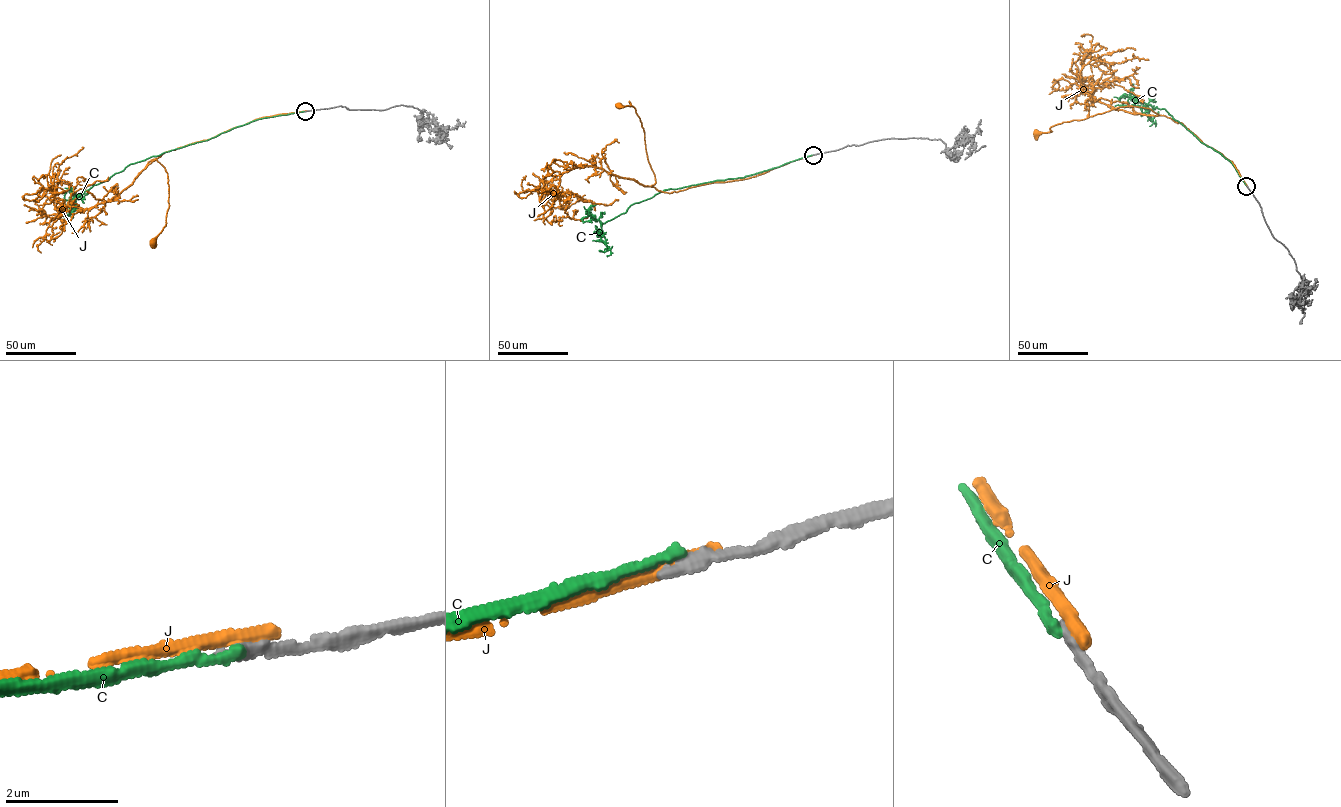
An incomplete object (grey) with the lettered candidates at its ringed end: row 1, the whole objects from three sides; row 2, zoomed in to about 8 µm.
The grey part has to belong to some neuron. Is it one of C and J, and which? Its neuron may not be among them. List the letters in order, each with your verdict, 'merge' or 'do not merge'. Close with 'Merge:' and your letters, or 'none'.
C: do not merge
J: do not merge
Merge: none

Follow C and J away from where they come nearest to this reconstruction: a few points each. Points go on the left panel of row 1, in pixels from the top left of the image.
C: (306, 111), (254, 120), (207, 140), (129, 164), (108, 180), (75, 196), (69, 213), (60, 215)
J: (306, 111), (254, 120), (149, 161), (144, 169), (155, 158), (165, 168), (169, 186), (166, 225), (154, 242)

